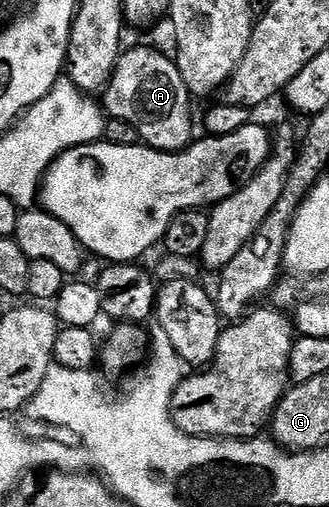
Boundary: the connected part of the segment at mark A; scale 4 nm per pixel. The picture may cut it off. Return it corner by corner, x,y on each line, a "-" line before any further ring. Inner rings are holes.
151,47
124,50
107,83
107,90
102,92
101,103
110,118
133,125
140,140
154,151
183,151
196,138
195,127
191,124
193,96
187,92
170,54
162,55

